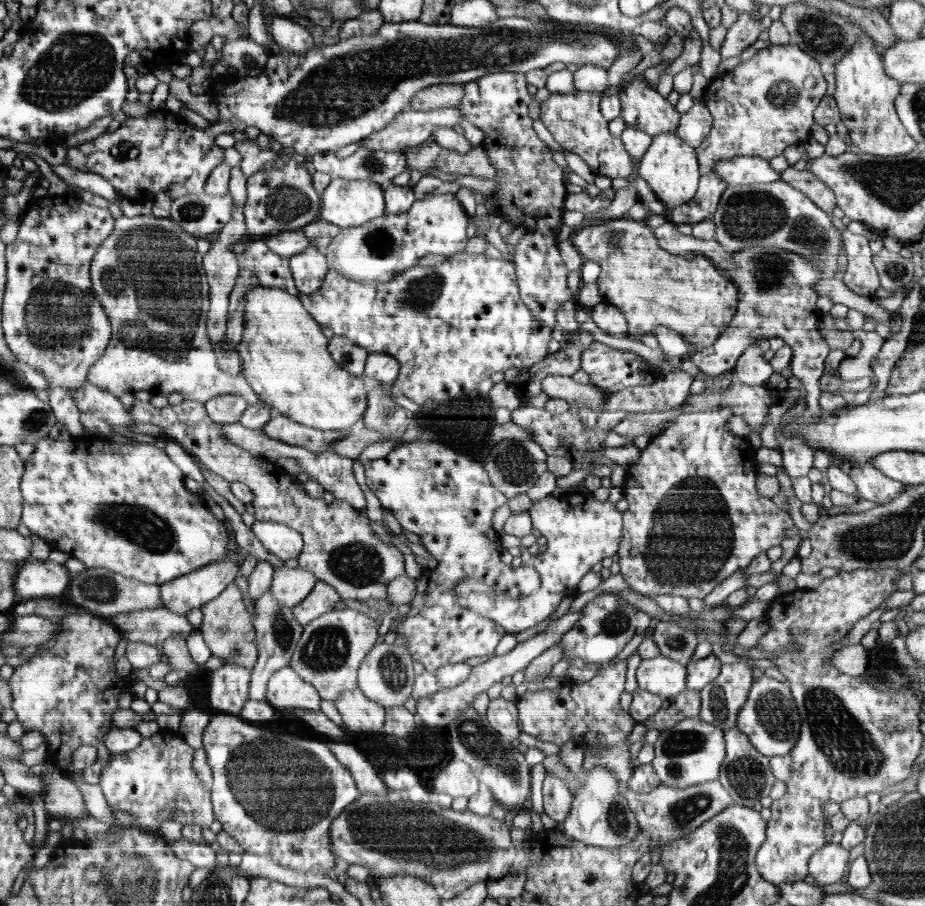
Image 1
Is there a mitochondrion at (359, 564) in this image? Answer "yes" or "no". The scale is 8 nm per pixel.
yes

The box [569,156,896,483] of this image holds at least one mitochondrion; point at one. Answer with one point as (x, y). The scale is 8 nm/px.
(749, 215)

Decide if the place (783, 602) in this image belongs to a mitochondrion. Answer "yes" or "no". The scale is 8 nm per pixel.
no

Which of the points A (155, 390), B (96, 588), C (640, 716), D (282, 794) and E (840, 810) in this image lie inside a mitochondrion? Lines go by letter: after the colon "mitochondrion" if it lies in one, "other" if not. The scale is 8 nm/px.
A: other
B: mitochondrion
C: other
D: mitochondrion
E: other

